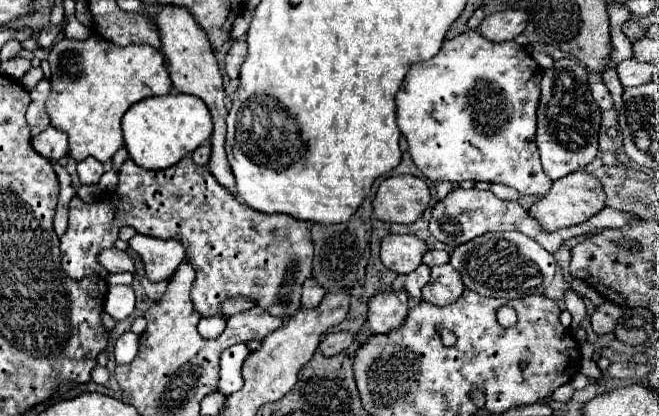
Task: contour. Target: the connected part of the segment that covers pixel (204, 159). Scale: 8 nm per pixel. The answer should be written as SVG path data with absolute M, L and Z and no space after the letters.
M206 143L206 145L200 145L200 147L192 153L192 159L194 159L194 163L198 163L198 165L208 165L210 153L212 153L212 149L210 149L208 143Z

